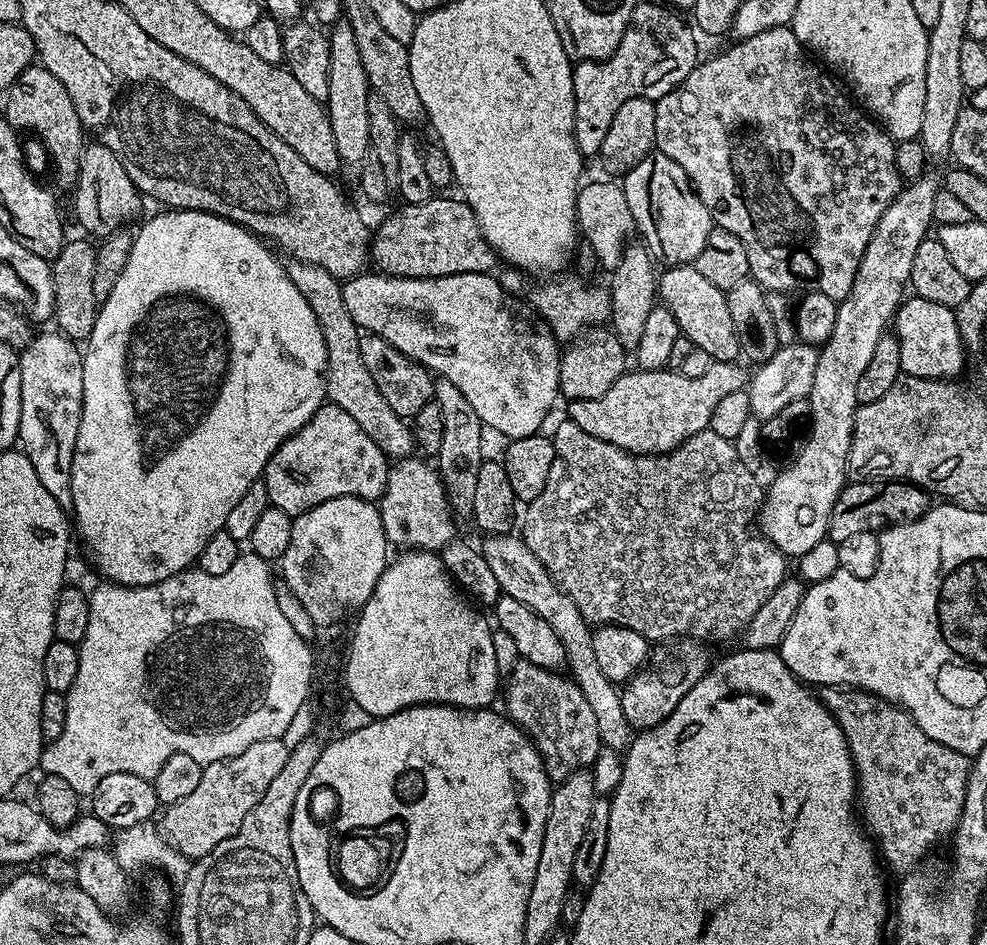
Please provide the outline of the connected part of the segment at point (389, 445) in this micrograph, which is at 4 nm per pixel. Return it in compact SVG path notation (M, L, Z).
M293 259L287 265L288 276L302 290L306 302L316 315L316 321L324 332L324 341L328 347L328 394L327 399L337 404L378 446L383 450L384 455L389 458L408 458L414 452L414 437L411 427L406 423L405 417L394 414L382 398L382 390L374 386L374 378L370 378L370 370L362 362L362 350L360 349L361 329L357 327L350 314L347 313L343 301L343 290L341 281L330 275L322 266L303 264L301 260Z

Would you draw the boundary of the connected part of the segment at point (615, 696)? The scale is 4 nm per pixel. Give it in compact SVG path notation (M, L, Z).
M485 535L483 539L482 555L498 578L501 593L510 598L518 598L518 602L534 610L538 618L544 619L553 628L554 634L564 647L567 667L572 667L571 677L582 690L586 702L590 702L590 710L594 710L594 722L598 722L601 745L605 749L613 748L617 754L623 753L634 739L634 729L622 710L617 685L608 680L606 674L602 674L602 669L598 667L598 657L594 654L592 641L593 629L588 621L584 619L574 601L560 589L556 579L545 570L542 562L538 562L534 553L524 545L519 535Z

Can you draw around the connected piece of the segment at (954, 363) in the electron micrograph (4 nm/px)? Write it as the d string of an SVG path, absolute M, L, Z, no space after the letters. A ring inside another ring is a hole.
M912 294L897 308L894 328L895 324L894 335L898 342L900 371L903 375L927 380L947 380L959 377L959 372L966 368L964 339L960 336L953 309Z

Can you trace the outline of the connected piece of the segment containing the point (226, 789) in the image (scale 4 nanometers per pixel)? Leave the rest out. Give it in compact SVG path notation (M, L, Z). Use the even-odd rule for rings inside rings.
M283 739L254 742L254 746L246 746L246 750L234 754L234 758L203 765L204 773L198 787L182 798L182 802L174 802L163 809L162 835L165 841L173 844L182 855L189 856L189 861L195 862L210 854L218 842L226 842L226 838L238 834L238 826L242 826L246 814L262 802L262 794L266 794L270 782L274 782L276 775L286 766L290 748L284 743Z

